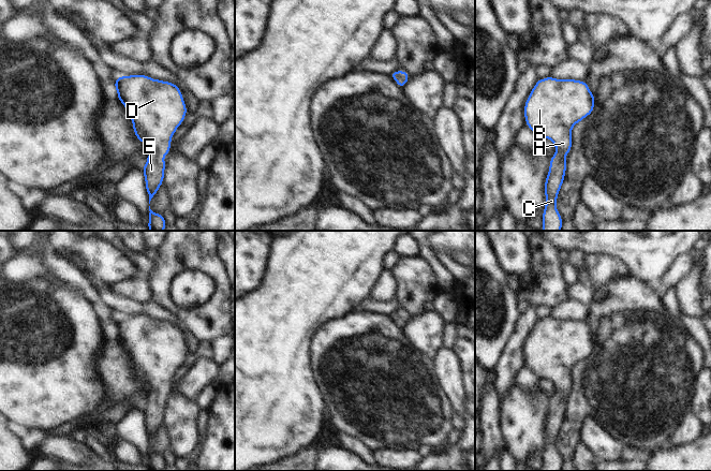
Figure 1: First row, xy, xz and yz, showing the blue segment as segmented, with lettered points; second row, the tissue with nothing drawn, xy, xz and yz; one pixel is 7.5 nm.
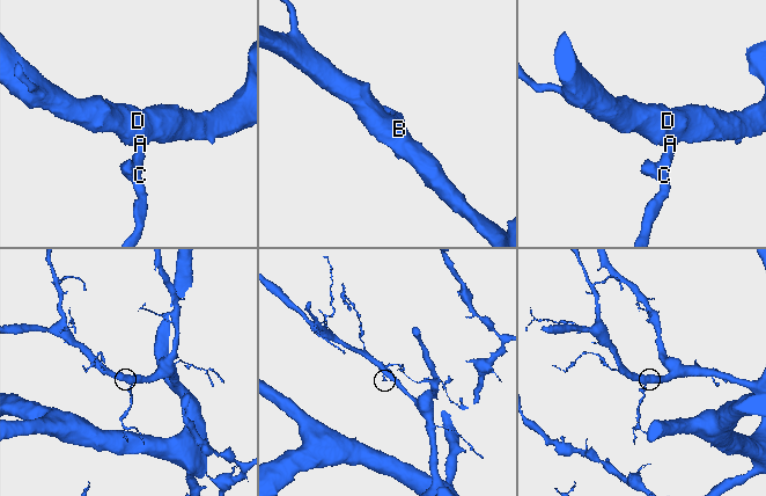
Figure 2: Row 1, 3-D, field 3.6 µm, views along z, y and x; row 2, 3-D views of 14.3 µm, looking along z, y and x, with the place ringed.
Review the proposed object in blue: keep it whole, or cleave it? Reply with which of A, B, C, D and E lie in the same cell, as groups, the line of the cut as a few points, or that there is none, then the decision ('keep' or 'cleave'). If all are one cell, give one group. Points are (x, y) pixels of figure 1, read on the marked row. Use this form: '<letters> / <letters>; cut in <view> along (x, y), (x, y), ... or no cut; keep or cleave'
A B C D E; no cut; keep

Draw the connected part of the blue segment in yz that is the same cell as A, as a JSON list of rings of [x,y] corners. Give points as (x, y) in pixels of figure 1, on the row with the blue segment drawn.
[[[537,79],[525,100],[527,127],[540,138],[549,138],[556,146],[545,181],[546,205],[542,231],[561,231],[562,216],[557,210],[557,197],[563,185],[566,160],[572,149],[573,127],[594,109],[594,94],[587,82],[577,79]]]

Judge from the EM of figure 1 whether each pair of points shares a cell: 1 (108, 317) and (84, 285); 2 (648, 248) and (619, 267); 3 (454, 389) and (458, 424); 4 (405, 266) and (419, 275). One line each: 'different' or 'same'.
1: same
2: different
3: different
4: same

